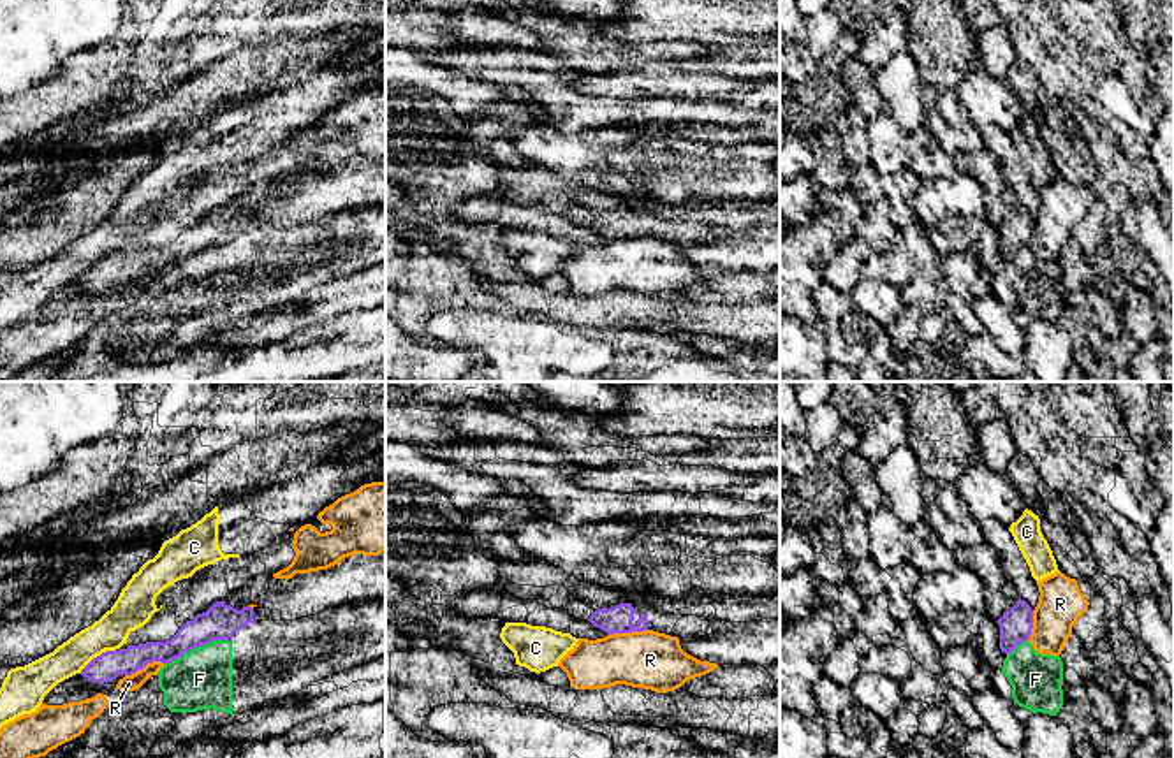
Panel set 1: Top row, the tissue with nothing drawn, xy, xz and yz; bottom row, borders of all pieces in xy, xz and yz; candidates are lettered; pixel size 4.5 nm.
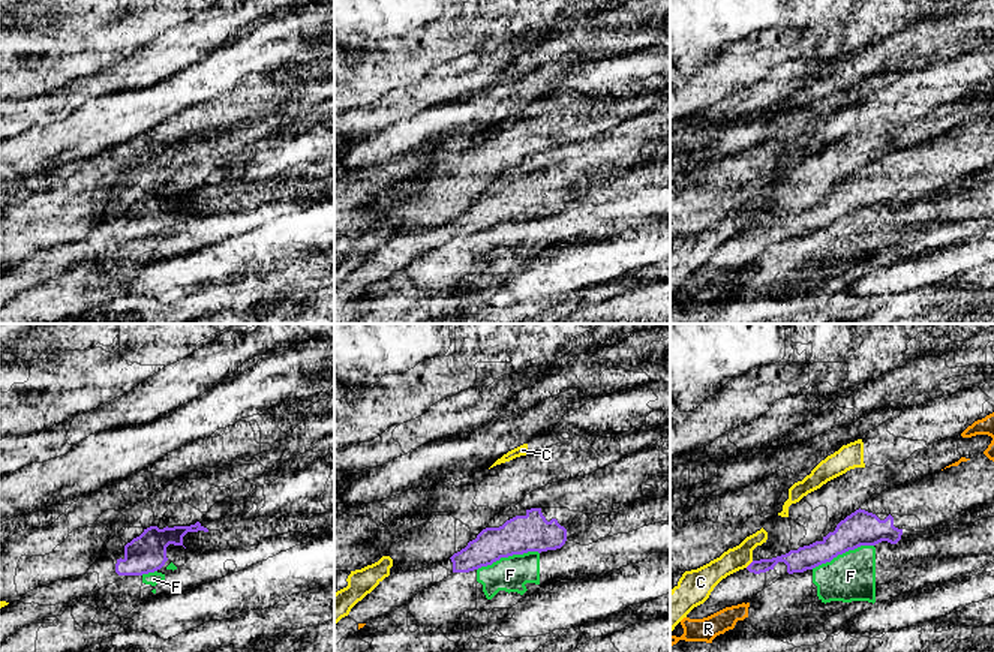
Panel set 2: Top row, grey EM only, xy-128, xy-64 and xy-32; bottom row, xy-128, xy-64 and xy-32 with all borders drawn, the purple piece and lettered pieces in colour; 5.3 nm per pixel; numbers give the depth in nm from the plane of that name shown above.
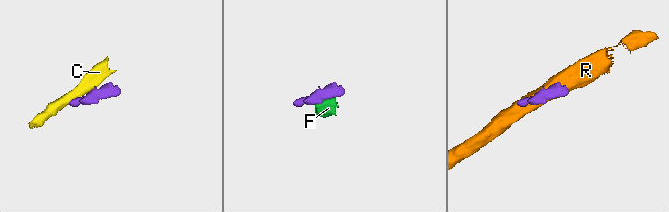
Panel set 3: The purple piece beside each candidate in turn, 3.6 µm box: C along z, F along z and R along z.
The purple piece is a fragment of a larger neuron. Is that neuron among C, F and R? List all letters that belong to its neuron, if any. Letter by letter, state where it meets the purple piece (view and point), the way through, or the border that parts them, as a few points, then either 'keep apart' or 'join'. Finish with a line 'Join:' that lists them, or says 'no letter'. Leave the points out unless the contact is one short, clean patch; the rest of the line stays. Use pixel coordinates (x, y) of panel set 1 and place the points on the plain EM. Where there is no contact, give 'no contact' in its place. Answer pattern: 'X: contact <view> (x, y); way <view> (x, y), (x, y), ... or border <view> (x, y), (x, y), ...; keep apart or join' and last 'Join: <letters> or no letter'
C: contact xy (97, 262); border xy (115, 255), (102, 257), (80, 278); keep apart
F: contact xy (196, 252); border xy (227, 245), (213, 245), (166, 269); keep apart
R: contact xy (145, 271); keep apart
Join: no letter

